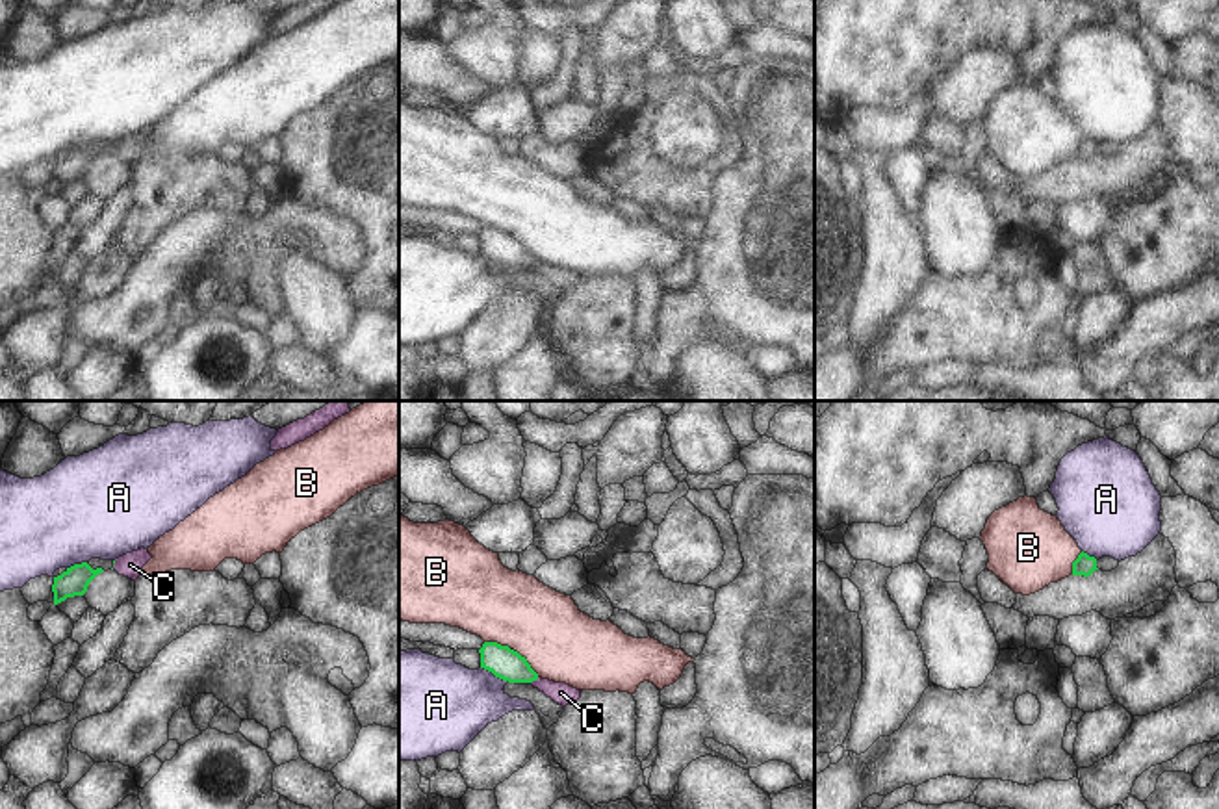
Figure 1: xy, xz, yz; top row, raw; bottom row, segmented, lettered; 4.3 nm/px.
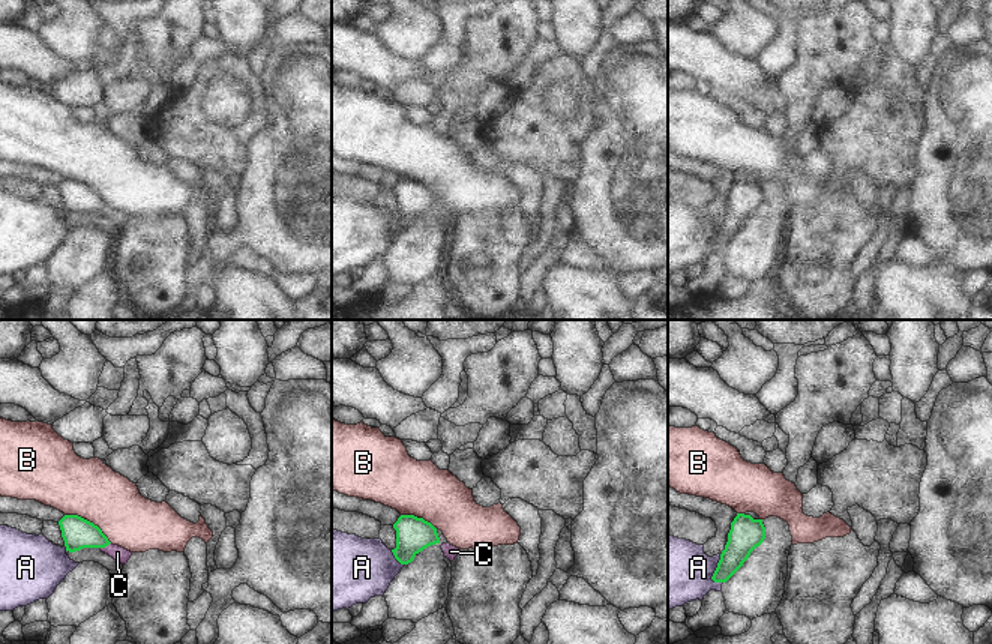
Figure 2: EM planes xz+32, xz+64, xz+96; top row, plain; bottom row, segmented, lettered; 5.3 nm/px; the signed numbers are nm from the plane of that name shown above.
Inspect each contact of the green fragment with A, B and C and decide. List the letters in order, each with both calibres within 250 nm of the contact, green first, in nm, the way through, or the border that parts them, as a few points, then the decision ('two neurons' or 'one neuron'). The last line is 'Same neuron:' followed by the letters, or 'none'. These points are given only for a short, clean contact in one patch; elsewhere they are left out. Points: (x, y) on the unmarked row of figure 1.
A: calibres 140 and 360 nm; two neurons
B: calibres 140 and 320 nm; border xz (485, 225), (496, 225), (516, 234), (538, 260); two neurons
C: calibres 140 and 90 nm; way xz (505, 247), (535, 264), (561, 277); one neuron
Same neuron: C

